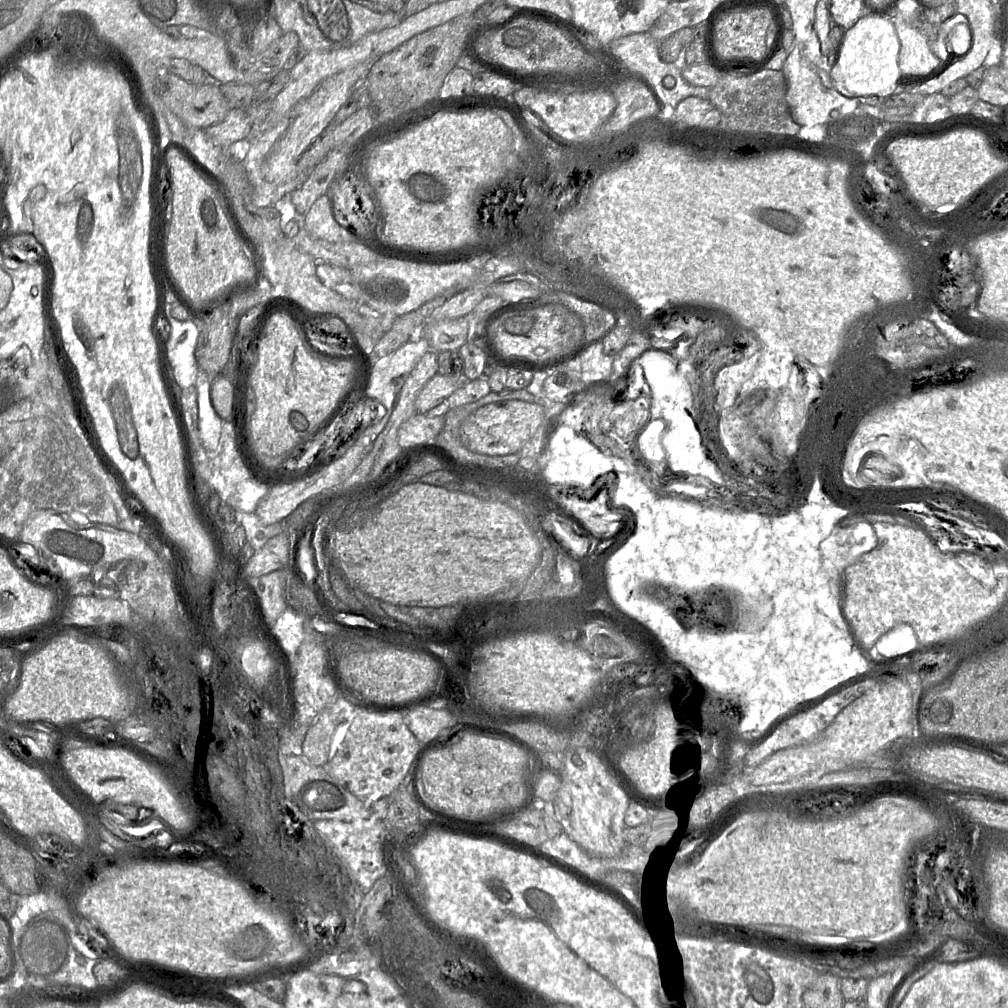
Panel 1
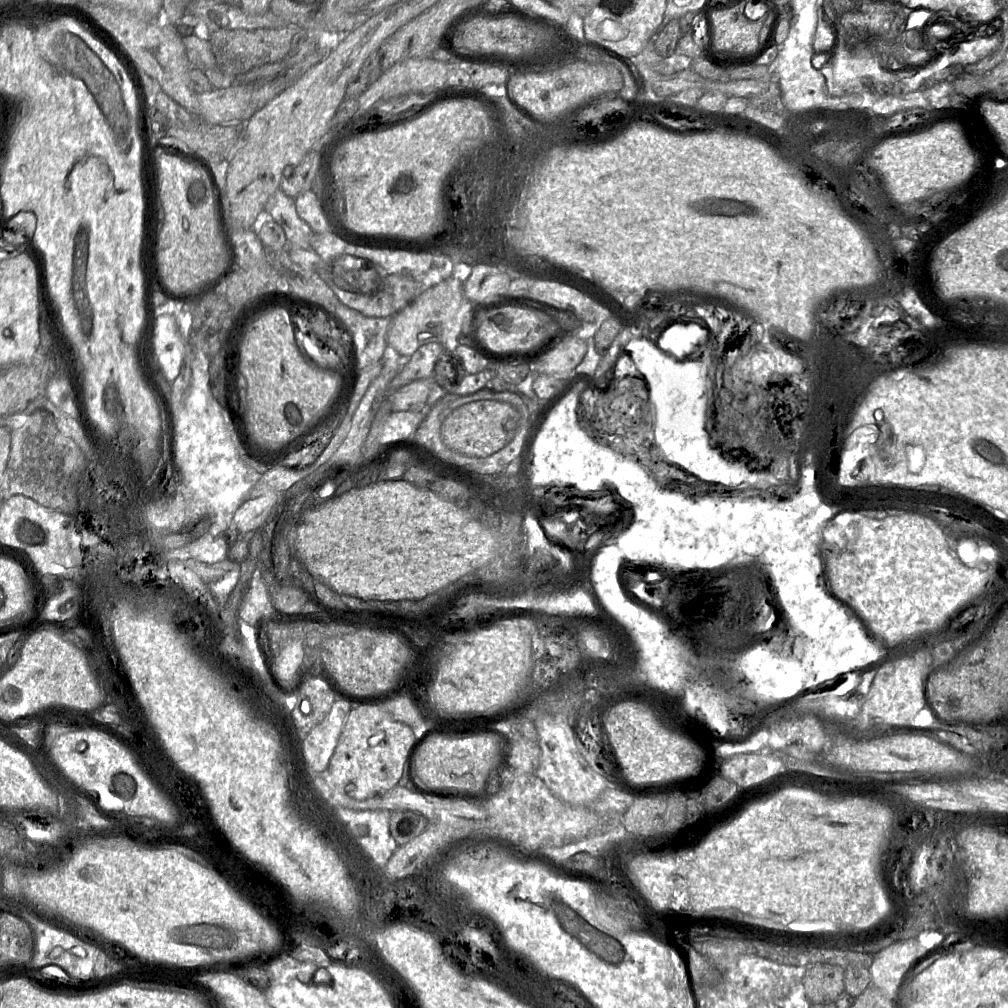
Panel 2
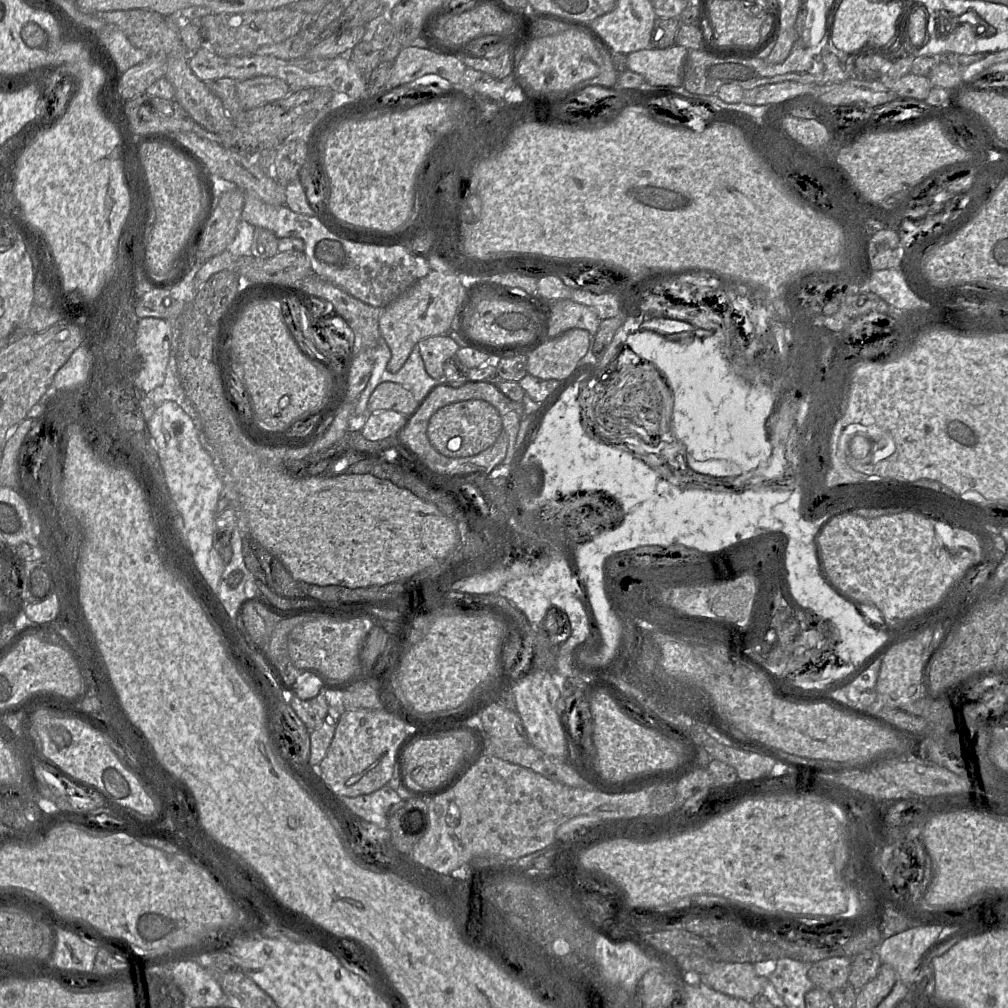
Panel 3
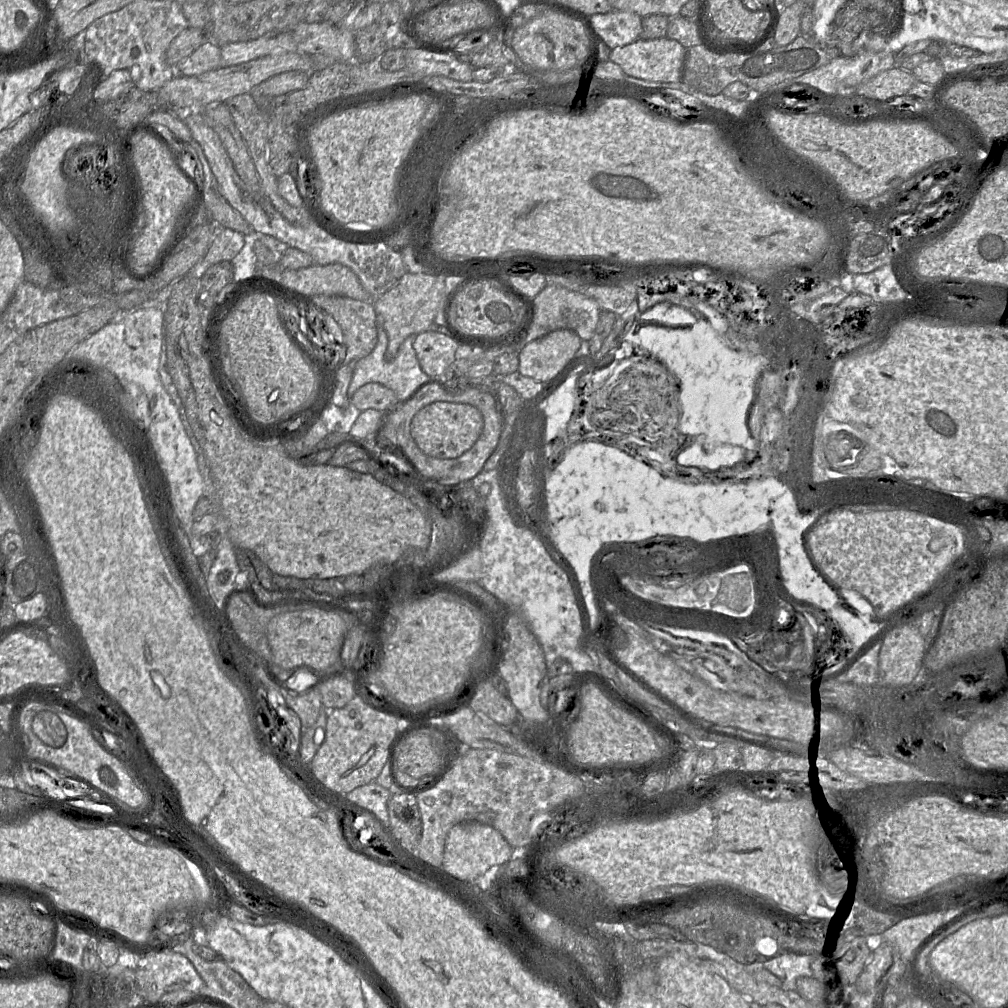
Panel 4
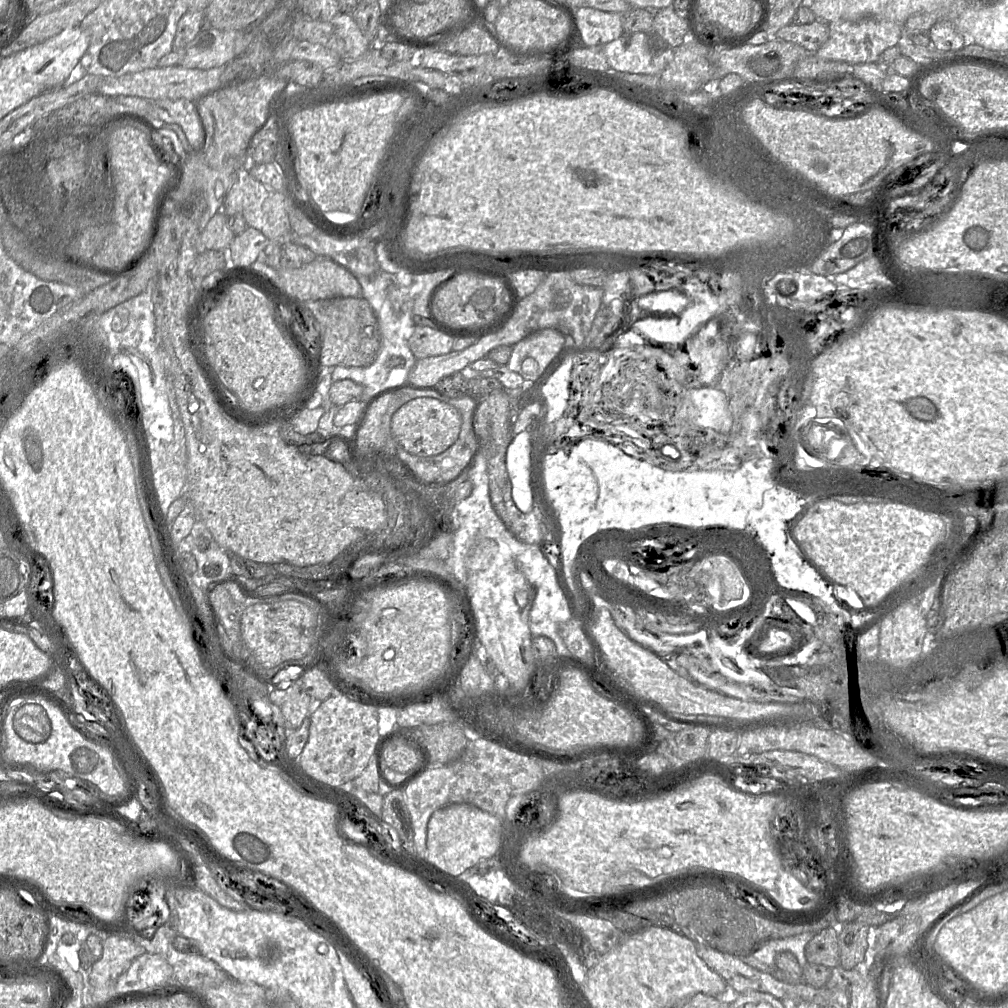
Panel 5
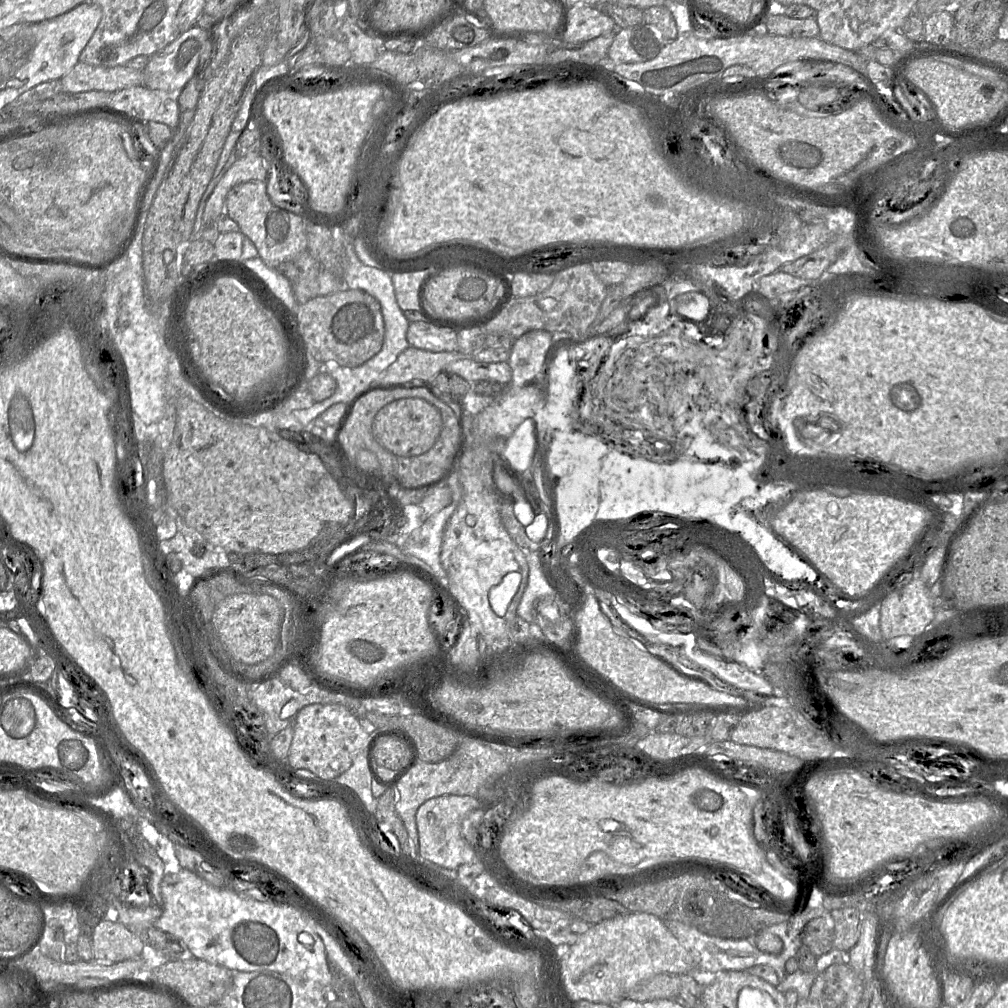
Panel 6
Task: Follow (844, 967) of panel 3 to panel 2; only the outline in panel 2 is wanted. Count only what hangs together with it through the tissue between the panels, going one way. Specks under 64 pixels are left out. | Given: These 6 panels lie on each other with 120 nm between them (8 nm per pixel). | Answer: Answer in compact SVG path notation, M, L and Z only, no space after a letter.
M816 964L806 968L802 984L811 1004L834 1003L844 993L844 969L842 967Z

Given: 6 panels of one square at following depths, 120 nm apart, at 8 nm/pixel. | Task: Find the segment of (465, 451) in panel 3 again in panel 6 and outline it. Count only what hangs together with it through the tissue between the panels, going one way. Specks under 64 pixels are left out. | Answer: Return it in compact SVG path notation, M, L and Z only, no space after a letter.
M402 398L385 405L376 414L372 433L390 452L403 457L421 455L431 449L443 428L439 409L422 398Z

